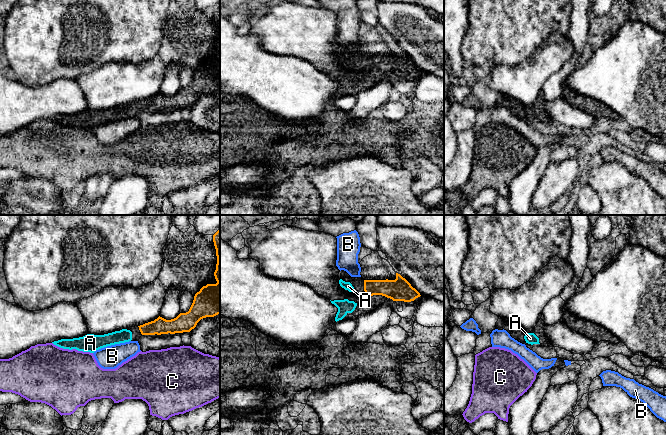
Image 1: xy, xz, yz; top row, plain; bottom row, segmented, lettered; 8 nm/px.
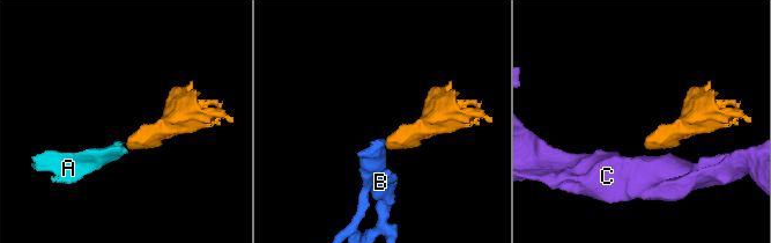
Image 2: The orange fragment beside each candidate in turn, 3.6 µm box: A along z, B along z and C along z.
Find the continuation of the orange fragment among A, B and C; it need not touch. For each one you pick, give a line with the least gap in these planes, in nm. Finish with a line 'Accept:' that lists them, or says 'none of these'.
A: 70 nm apart
Accept: A

